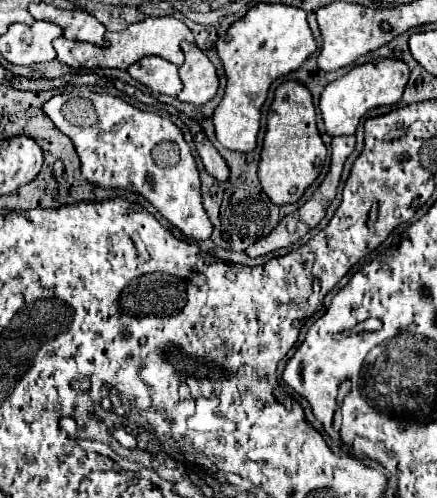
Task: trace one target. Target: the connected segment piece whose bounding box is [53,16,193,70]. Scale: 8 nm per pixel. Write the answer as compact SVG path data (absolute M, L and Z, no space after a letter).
M163 16L163 18L147 18L141 22L131 24L129 28L121 30L121 32L107 32L107 40L109 46L107 48L99 48L87 42L75 42L75 40L67 40L67 38L57 38L53 42L55 50L57 50L57 58L77 70L93 70L93 68L119 68L119 70L127 70L131 64L135 64L137 60L141 60L143 56L161 56L169 62L173 62L175 66L183 64L183 52L181 52L181 42L193 42L193 34L191 30L177 18L173 16Z

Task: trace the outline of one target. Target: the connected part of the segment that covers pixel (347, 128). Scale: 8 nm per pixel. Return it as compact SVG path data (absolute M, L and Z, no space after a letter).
M373 58L361 66L355 66L345 76L333 80L325 86L319 98L319 110L325 122L327 134L333 136L349 136L355 134L361 116L375 106L397 104L405 92L405 84L409 80L409 68L399 58Z

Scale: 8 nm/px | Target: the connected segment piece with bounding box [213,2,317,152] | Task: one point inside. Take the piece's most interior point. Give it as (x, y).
(271, 40)

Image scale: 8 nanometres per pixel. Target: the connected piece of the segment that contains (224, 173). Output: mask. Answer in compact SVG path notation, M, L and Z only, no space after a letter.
M201 136L201 138L195 138L195 146L197 146L197 152L201 156L201 162L205 166L205 170L217 180L217 182L223 182L229 178L229 166L227 162L223 160L223 156L213 148L213 144Z

